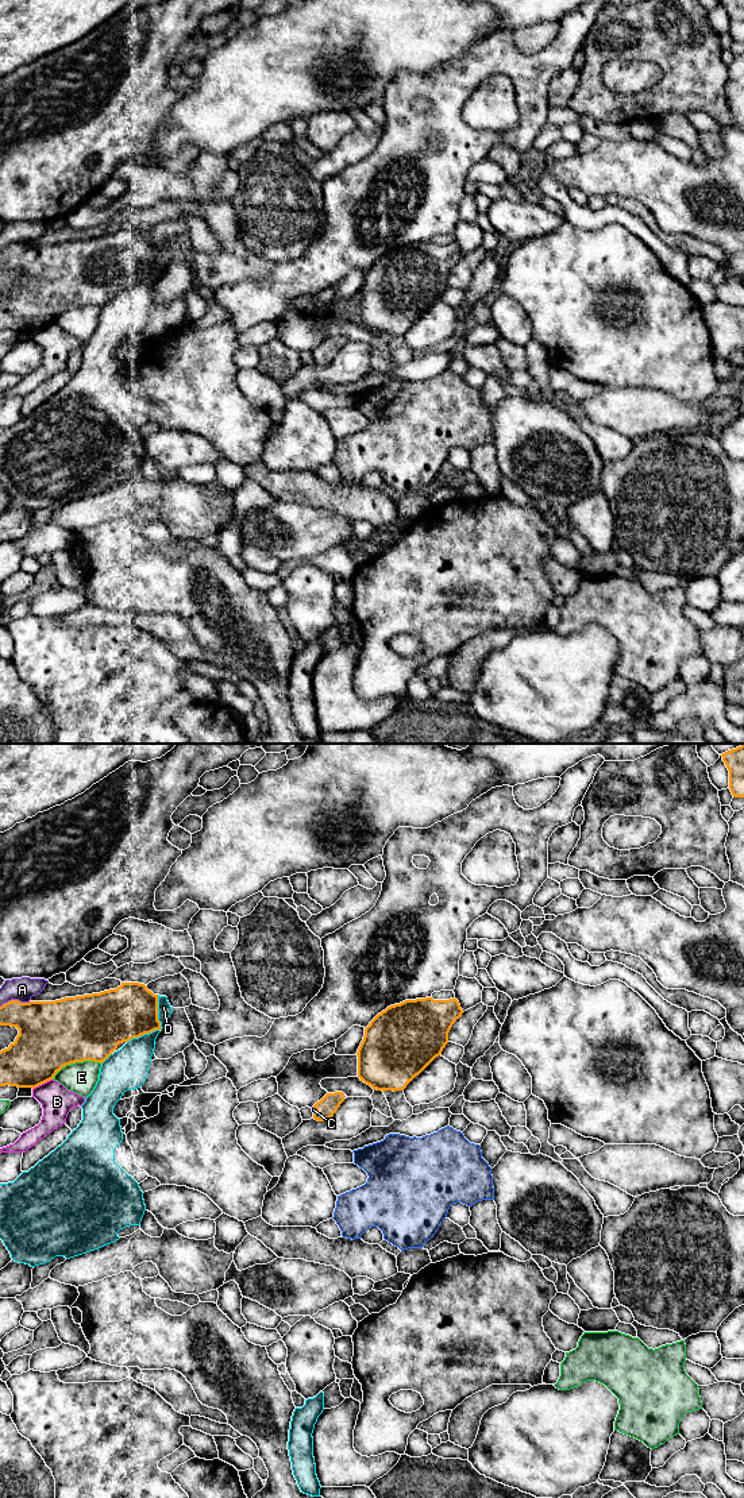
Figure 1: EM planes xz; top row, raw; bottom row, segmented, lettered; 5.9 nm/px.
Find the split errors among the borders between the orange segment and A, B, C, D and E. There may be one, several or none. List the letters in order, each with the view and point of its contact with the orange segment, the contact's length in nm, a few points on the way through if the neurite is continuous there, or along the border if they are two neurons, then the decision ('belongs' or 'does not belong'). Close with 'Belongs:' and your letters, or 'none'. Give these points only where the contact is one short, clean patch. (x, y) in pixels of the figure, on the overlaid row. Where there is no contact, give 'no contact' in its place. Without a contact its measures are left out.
A: xz (15, 1000) | 190 nm | does not belong
B: xz (42, 1083) | 140 nm | does not belong
C: xz (316, 1111) | 50 nm | across xz (326, 1108), (316, 1111), (313, 1110) | belongs
D: xz (160, 1027) | 340 nm | does not belong
E: xz (76, 1061) | 320 nm | does not belong
Belongs: C

